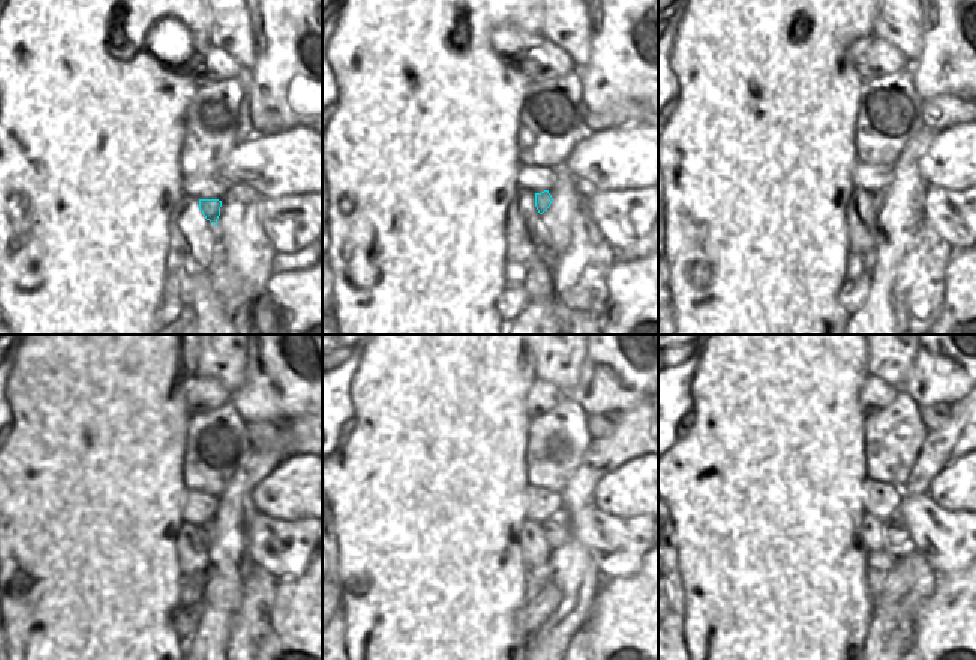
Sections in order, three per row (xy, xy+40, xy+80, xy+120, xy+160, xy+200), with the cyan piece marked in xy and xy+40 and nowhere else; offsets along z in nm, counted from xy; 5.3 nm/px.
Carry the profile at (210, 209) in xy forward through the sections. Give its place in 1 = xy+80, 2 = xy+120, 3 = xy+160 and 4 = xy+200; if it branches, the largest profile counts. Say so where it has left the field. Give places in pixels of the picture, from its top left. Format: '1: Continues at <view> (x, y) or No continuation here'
1: Continues at xy+80 (877, 200)
2: Continues at xy+120 (209, 528)
3: Continues at xy+160 (556, 530)
4: Continues at xy+200 (897, 536)

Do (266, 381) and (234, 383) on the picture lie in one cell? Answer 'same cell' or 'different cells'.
different cells

